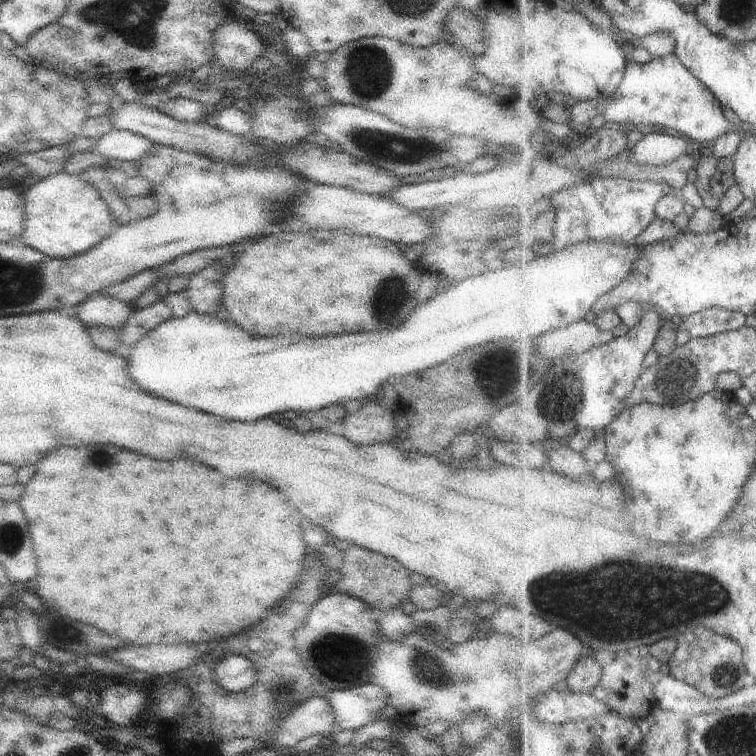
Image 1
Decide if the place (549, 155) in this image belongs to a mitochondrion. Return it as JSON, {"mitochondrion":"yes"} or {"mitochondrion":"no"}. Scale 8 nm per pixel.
{"mitochondrion":"no"}

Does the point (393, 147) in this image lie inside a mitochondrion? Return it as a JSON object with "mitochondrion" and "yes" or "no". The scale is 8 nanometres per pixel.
{"mitochondrion":"yes"}

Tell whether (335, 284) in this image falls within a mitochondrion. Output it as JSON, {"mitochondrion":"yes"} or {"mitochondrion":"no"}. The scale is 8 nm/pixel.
{"mitochondrion":"no"}

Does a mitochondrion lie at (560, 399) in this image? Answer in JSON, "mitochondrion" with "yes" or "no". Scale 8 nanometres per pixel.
{"mitochondrion":"yes"}

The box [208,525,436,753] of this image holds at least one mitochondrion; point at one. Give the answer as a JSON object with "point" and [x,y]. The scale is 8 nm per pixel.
{"point":[330,654]}

